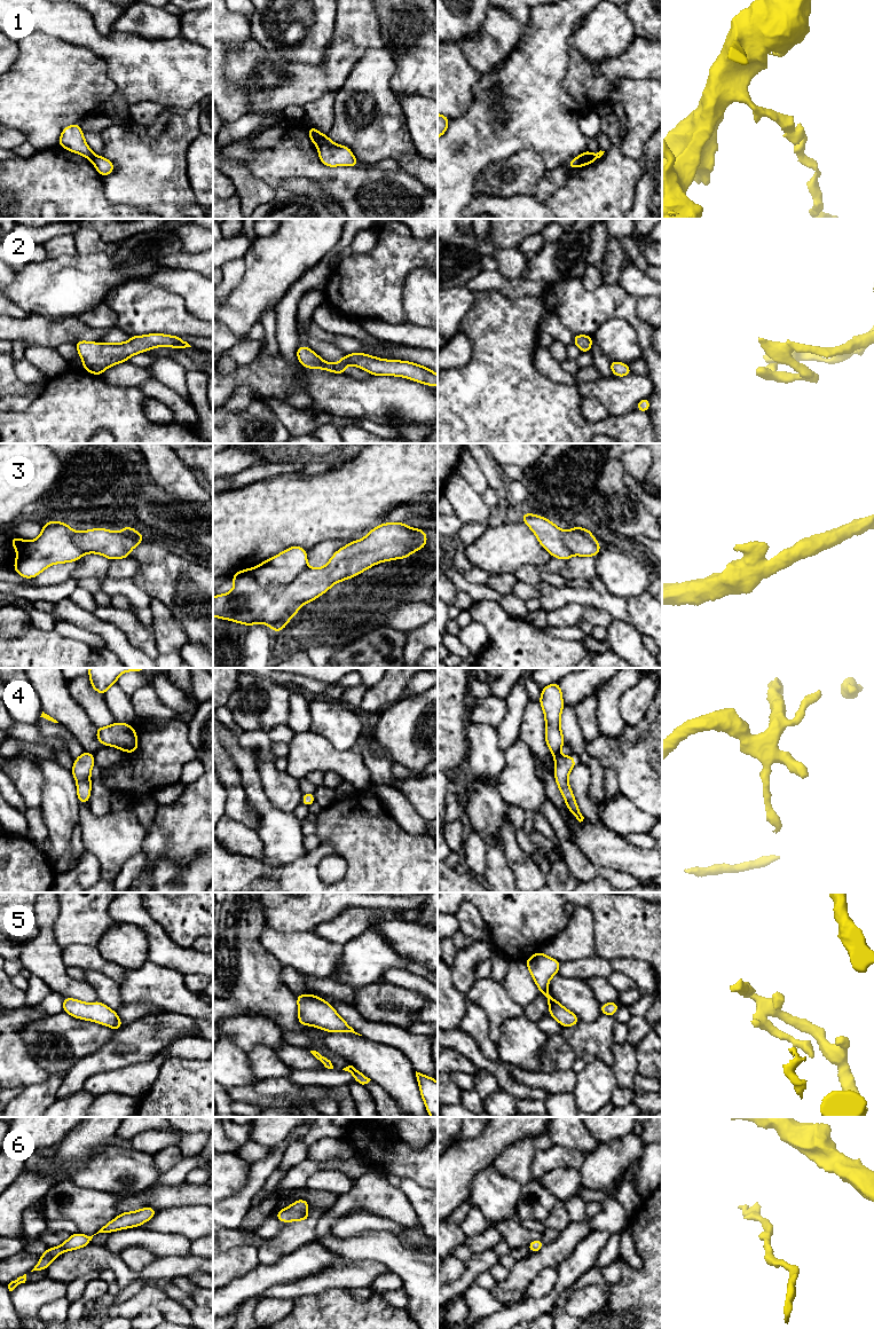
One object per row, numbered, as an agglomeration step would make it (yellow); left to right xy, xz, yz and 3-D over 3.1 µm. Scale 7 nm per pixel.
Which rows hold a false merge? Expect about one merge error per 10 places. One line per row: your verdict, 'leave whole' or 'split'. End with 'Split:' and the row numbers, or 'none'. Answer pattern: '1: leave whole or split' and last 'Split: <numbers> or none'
1: split
2: leave whole
3: split
4: leave whole
5: leave whole
6: leave whole
Split: 1, 3

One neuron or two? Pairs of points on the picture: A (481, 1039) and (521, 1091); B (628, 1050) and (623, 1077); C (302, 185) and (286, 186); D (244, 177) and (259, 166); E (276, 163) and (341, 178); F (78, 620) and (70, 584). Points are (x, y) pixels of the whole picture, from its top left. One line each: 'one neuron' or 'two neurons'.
A: two neurons
B: one neuron
C: one neuron
D: two neurons
E: one neuron
F: two neurons

